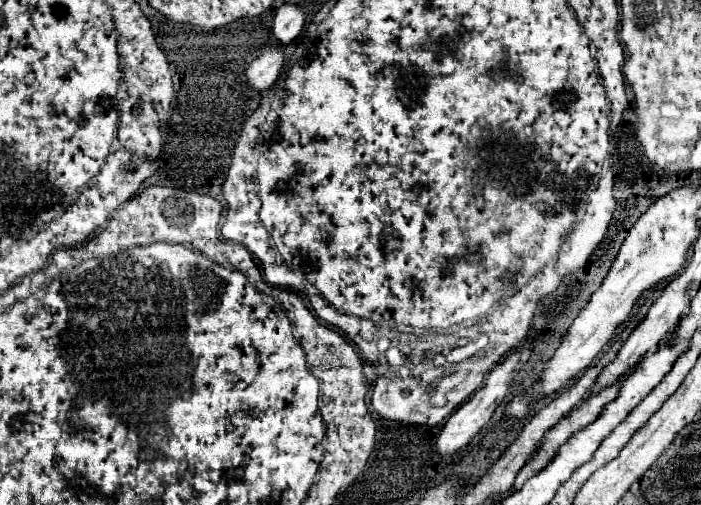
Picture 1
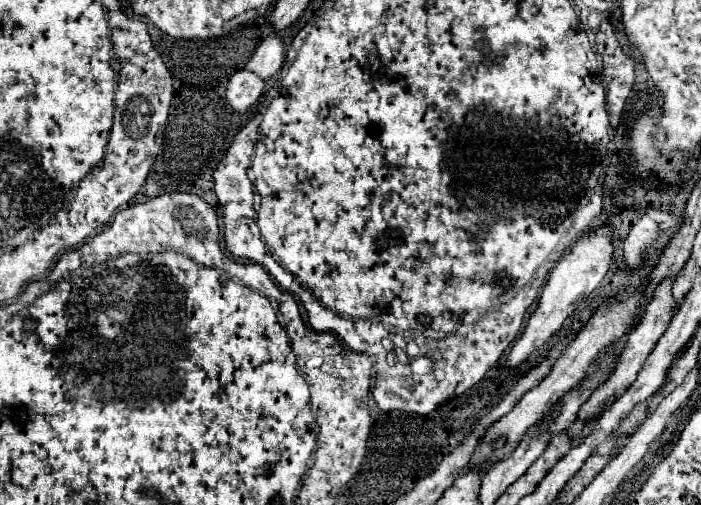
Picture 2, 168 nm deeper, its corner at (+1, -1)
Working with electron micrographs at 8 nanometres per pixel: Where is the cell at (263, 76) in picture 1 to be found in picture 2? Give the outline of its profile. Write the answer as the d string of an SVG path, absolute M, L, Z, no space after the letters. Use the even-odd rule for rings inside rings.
M239 70L227 82L225 100L237 114L245 114L259 100L263 86L265 86L265 80L261 80L253 72Z

